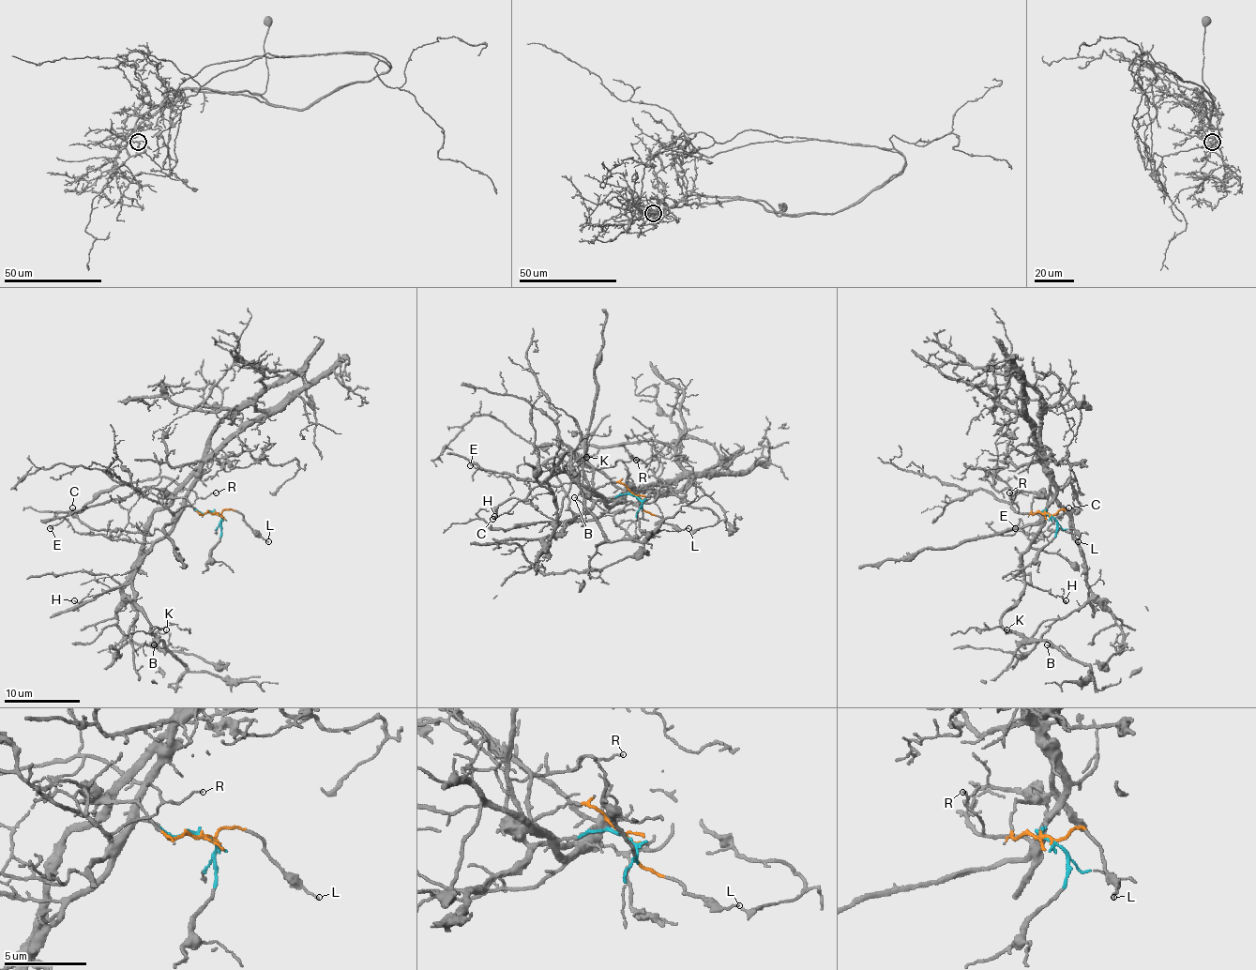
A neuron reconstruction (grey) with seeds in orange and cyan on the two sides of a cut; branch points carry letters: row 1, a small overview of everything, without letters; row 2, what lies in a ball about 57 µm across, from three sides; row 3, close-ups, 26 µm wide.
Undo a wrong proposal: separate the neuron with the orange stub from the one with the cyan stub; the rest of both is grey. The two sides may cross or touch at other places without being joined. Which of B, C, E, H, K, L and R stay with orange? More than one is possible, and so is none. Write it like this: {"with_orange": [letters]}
{"with_orange": ["C", "L"]}

